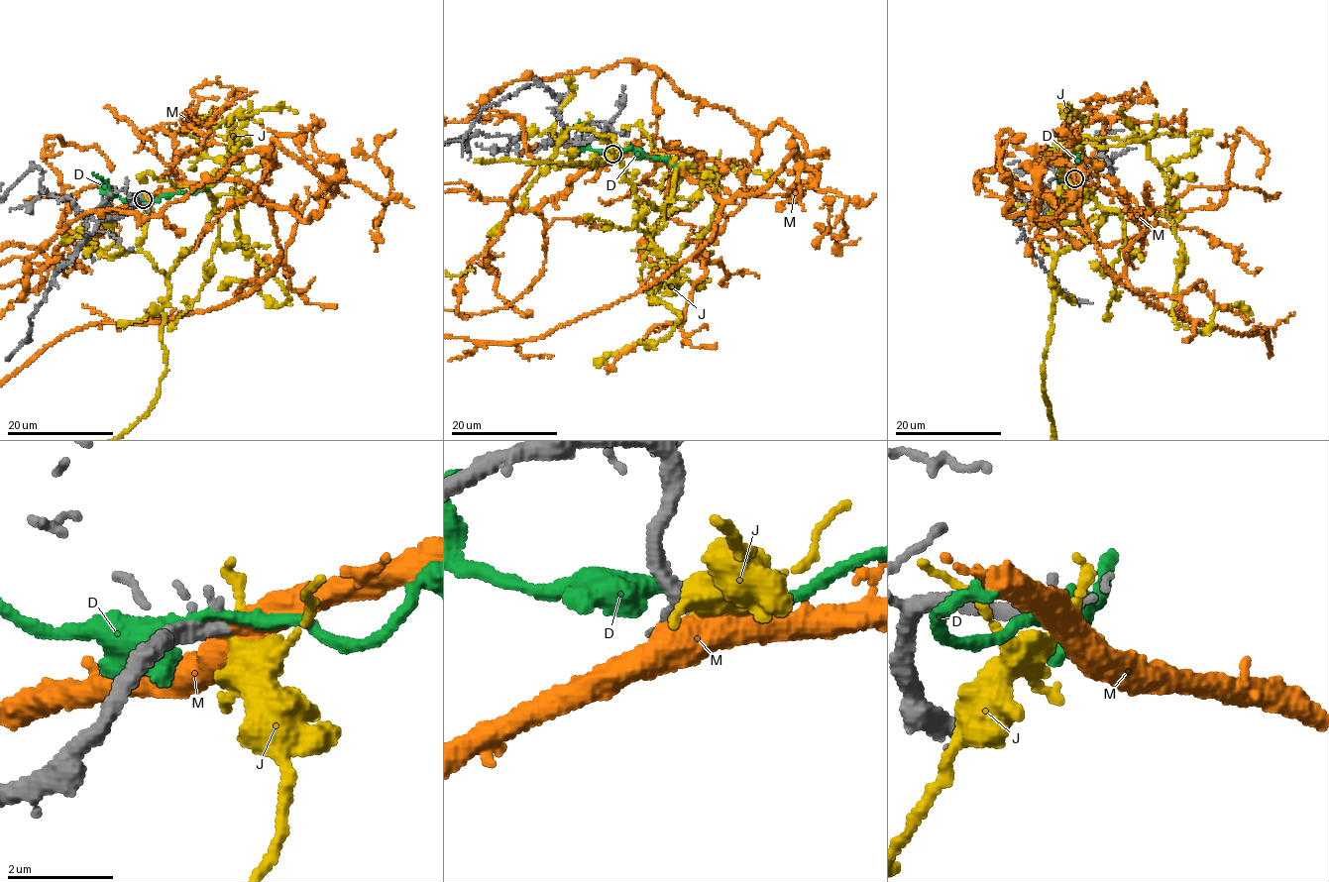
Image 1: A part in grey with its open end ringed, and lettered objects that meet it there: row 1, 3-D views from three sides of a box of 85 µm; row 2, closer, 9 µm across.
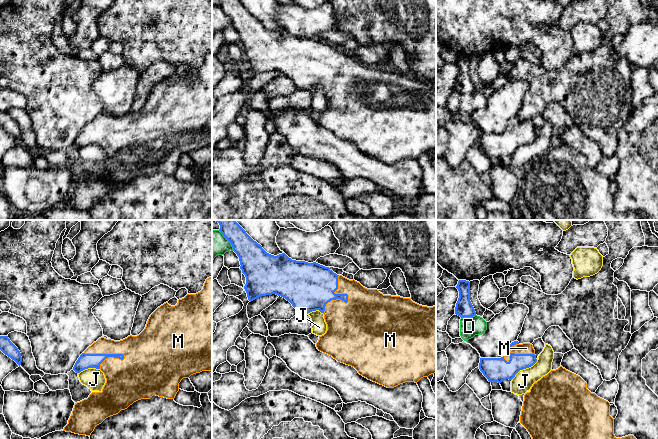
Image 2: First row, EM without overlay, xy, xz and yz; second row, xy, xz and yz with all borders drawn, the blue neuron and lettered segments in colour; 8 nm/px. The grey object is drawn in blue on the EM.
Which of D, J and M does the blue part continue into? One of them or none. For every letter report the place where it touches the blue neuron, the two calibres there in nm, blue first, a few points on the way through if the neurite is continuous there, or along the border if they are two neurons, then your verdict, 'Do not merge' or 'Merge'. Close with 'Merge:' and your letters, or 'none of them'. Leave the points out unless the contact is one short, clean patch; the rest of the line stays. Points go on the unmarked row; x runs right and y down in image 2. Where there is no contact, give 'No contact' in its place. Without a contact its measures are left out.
D: Touches blue at yz (468, 92). Thickness 140 nm (blue) against 160 nm. Do not merge
J: Touches blue at yz (524, 144). Thickness 190 nm (blue) against 160 nm. Boundary: yz (537, 136), (532, 141), (521, 145), (511, 155). Do not merge
M: Touches blue at xy (105, 130). Thickness 120 nm (blue) against 300 nm. Merge
Merge: M

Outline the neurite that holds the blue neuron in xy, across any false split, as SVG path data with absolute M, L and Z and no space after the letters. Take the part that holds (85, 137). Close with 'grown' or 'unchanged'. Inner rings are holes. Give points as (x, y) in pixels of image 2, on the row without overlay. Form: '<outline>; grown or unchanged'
M212 53L206 55L200 68L187 70L175 82L166 78L158 83L139 111L130 111L120 117L99 114L80 131L73 146L80 149L88 144L100 145L105 151L106 159L101 168L92 168L87 175L75 179L63 207L90 212L95 203L106 194L127 185L138 176L150 175L153 171L174 175L183 154L202 147L212 147Z; grown

